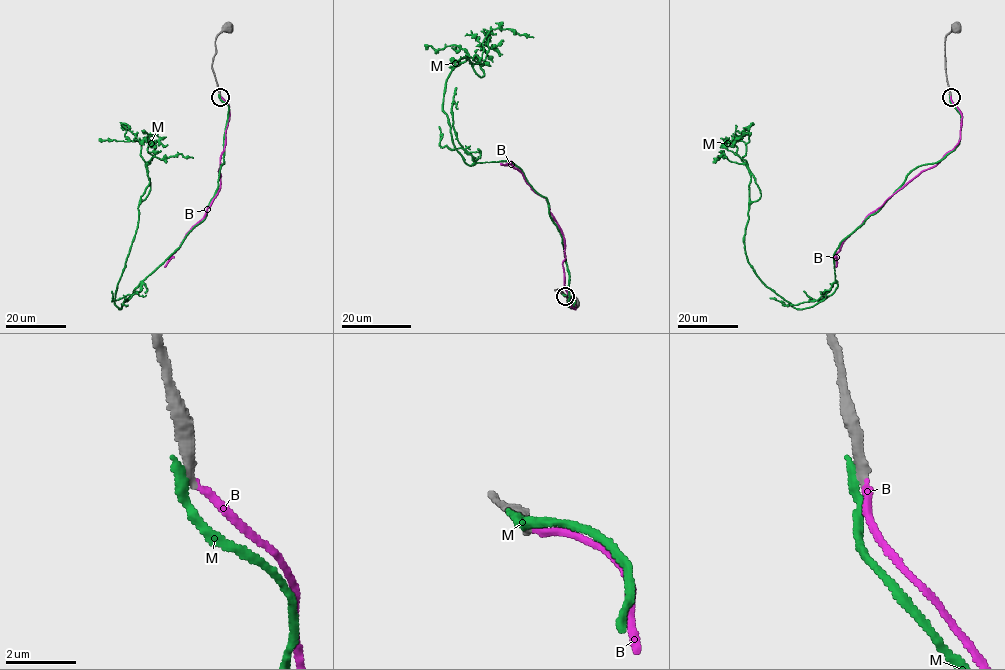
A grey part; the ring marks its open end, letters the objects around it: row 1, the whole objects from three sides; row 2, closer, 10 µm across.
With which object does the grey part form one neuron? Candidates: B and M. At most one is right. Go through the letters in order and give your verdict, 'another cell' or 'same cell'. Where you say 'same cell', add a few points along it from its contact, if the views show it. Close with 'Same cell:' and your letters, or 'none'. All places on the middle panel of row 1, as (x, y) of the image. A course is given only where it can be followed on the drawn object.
B: same cell; it runs (565, 296), (574, 300), (575, 309), (565, 289), (565, 240), (549, 204), (510, 164), (500, 164)
M: another cell
Same cell: B

